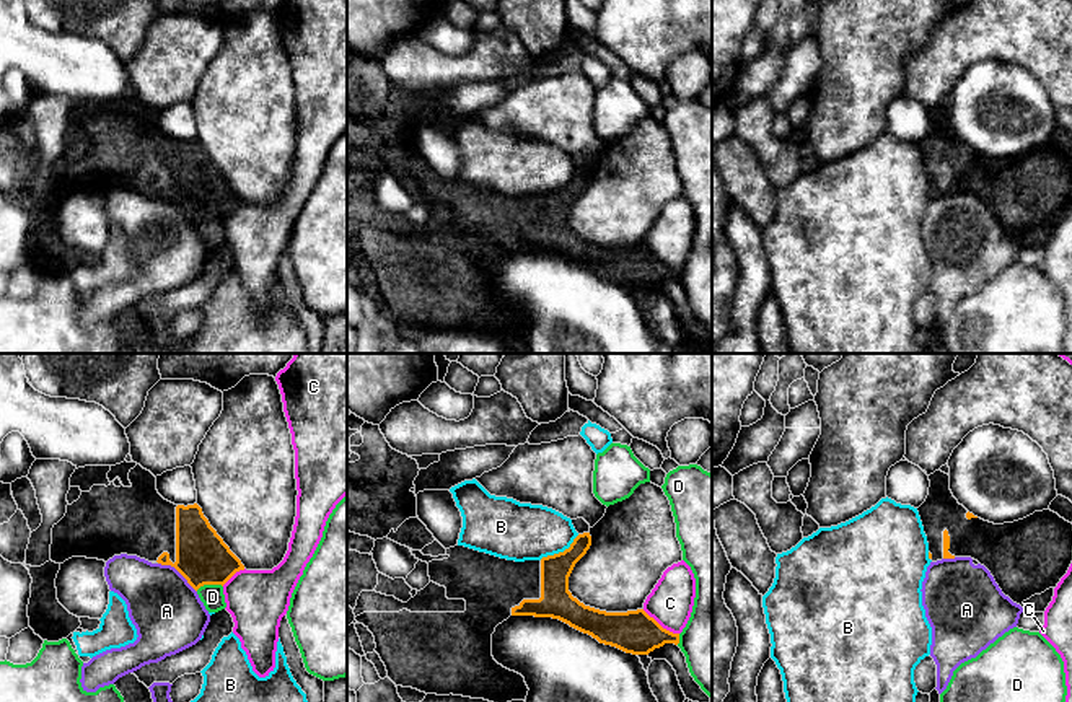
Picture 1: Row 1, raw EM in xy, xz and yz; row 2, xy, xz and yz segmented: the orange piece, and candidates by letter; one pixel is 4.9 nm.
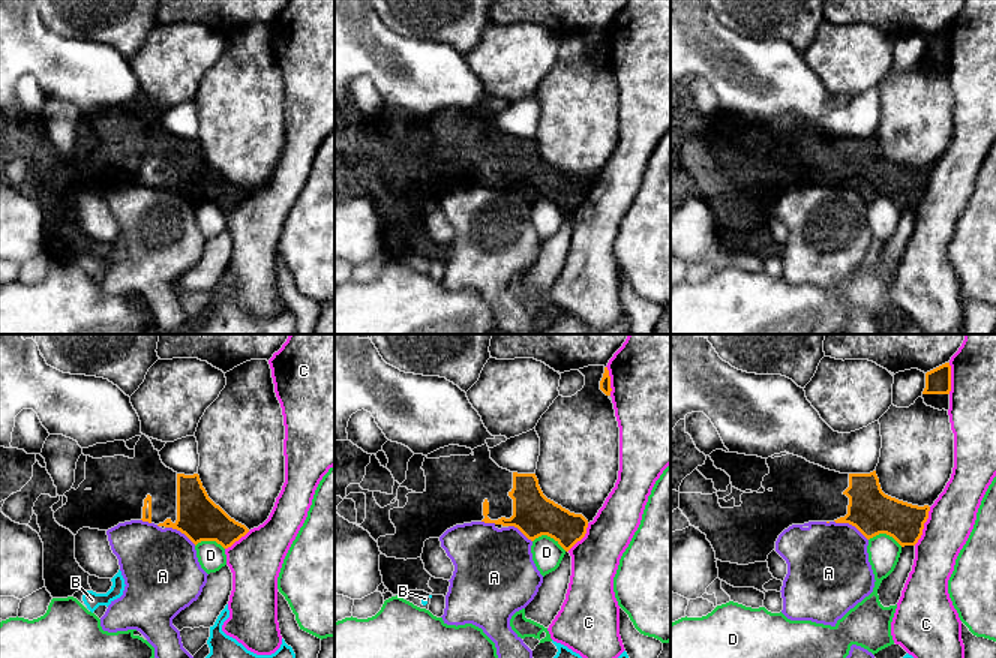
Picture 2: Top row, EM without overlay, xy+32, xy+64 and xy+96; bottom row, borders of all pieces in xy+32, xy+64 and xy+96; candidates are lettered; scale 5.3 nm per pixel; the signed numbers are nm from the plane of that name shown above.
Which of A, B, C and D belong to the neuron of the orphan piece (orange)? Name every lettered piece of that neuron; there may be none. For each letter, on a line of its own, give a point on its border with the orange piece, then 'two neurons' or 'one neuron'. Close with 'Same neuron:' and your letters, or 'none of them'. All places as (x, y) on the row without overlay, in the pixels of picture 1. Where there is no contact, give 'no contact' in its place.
A: meets orange in xy at (178, 206); two neurons
B: meets orange in xz at (559, 188); two neurons
C: meets orange in xz at (659, 259); two neurons
D: meets orange in xy at (209, 219); two neurons
Same neuron: none of them

